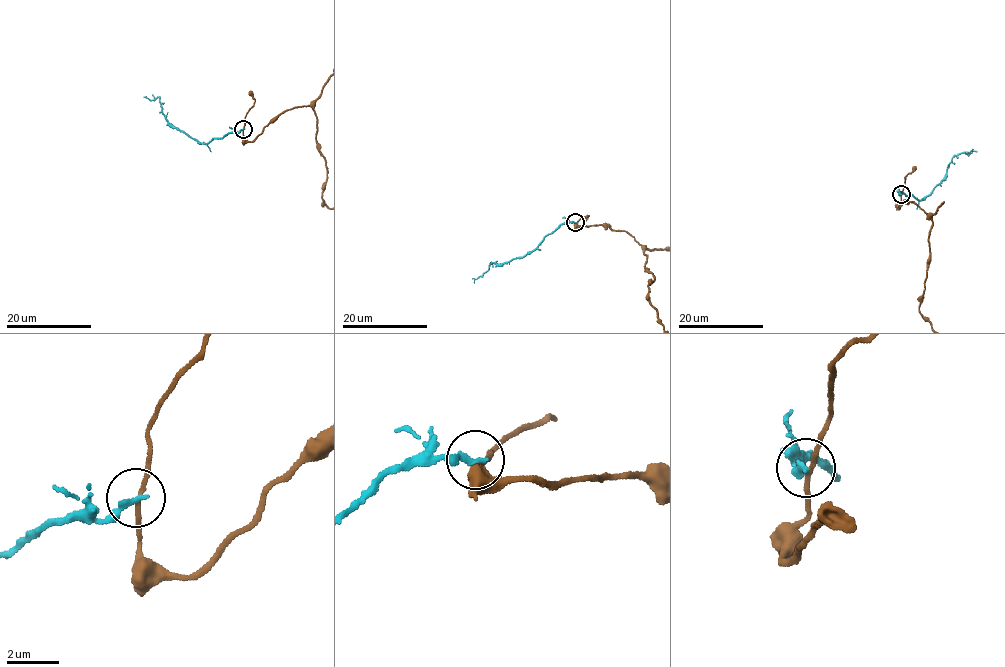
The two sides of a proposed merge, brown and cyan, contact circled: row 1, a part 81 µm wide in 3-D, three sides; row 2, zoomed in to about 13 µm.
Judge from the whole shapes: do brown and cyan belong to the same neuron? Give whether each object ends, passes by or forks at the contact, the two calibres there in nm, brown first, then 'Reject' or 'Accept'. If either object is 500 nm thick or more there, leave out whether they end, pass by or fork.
At the ring brown passes by. At the ring cyan ends. Thickness 150 nm (brown) against 240 nm. Reject

